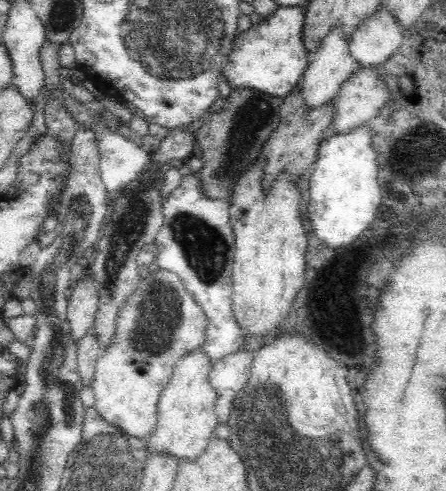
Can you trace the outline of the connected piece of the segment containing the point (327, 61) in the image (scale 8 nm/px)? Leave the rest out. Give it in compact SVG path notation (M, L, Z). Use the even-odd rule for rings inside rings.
M341 27L332 28L326 38L322 40L322 44L319 44L318 50L309 53L307 58L306 70L298 86L301 97L306 104L306 110L323 108L324 105L330 104L337 98L340 88L350 78L350 74L356 66L356 61L349 53L349 45L341 34Z

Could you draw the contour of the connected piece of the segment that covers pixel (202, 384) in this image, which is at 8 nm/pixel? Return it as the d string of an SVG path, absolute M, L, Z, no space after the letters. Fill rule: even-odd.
M200 349L190 352L174 366L170 382L160 391L157 400L157 423L143 440L146 453L162 452L180 460L195 460L213 439L218 426L214 412L217 393L210 386L209 374L213 366Z

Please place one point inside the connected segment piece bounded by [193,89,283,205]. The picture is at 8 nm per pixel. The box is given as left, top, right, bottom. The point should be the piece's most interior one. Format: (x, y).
(232, 140)

